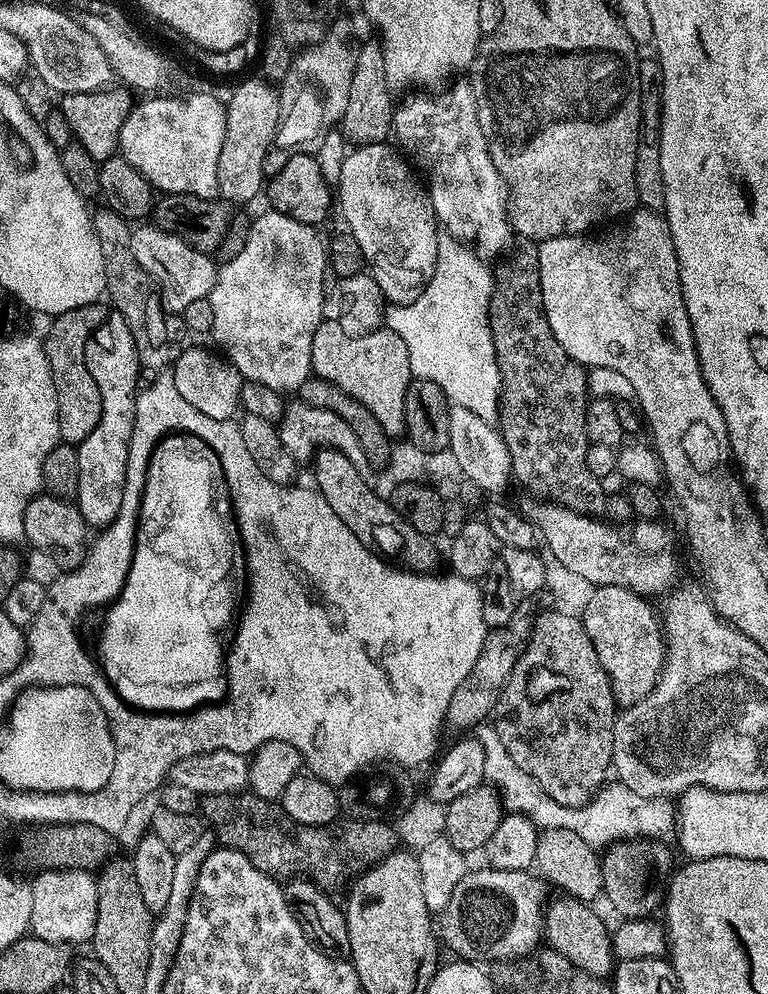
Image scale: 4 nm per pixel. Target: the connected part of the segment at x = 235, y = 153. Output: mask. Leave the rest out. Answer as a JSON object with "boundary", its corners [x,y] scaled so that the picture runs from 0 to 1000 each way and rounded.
{"boundary":[[[335,78],[336,80],[318,80],[302,93],[302,98],[296,98],[292,114],[294,115],[294,135],[289,143],[289,155],[284,155],[284,181],[281,192],[285,200],[296,203],[298,206],[309,207],[307,205],[318,205],[322,201],[328,201],[333,196],[340,196],[341,190],[346,185],[346,173],[344,177],[344,164],[349,161],[349,152],[355,152],[357,142],[359,139],[359,128],[362,127],[362,119],[365,118],[365,95],[363,92],[349,80]]]}

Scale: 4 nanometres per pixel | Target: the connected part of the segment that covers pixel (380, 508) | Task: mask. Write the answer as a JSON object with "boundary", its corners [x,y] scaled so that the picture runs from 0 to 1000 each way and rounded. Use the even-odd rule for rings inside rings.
{"boundary":[[[418,451],[405,464],[404,470],[411,478],[410,494],[424,501],[430,513],[456,529],[456,537],[471,545],[471,549],[483,551],[486,555],[500,561],[512,561],[510,559],[522,559],[525,570],[543,577],[557,577],[564,574],[563,566],[568,563],[568,555],[563,552],[564,544],[549,538],[534,525],[529,525],[521,518],[510,512],[509,506],[500,503],[473,483],[470,472],[434,451]]]}

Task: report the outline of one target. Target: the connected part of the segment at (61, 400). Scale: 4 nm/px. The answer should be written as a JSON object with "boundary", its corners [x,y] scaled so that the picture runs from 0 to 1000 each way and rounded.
{"boundary":[[[126,304],[102,308],[96,312],[86,312],[81,317],[72,319],[63,330],[63,339],[56,339],[57,355],[65,366],[65,376],[70,386],[70,396],[73,397],[73,407],[76,408],[76,433],[82,446],[103,449],[108,443],[117,441],[122,434],[122,429],[128,429],[128,421],[133,421],[133,396],[128,396],[128,388],[112,368],[112,344],[128,328],[133,328],[138,311],[134,305]]]}

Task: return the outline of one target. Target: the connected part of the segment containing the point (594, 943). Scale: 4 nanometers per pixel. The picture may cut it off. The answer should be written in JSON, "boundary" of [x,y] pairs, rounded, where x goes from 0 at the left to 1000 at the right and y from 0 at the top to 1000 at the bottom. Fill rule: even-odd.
{"boundary":[[[733,903],[712,910],[708,919],[707,945],[717,957],[736,962],[753,976],[770,982],[796,983],[799,977],[797,938],[786,926],[771,914],[770,908],[749,903]]]}

